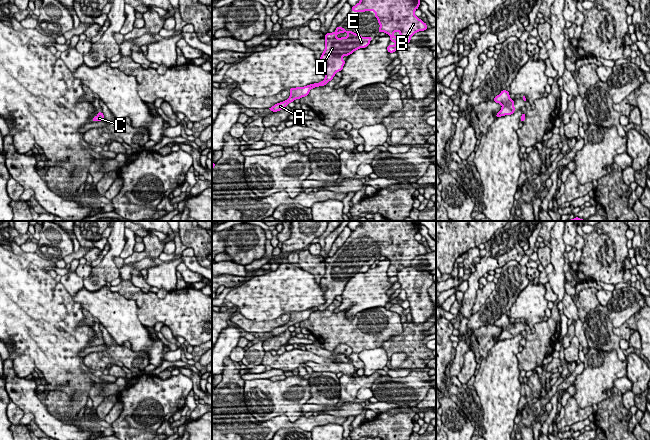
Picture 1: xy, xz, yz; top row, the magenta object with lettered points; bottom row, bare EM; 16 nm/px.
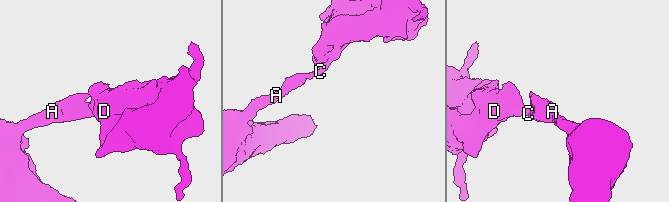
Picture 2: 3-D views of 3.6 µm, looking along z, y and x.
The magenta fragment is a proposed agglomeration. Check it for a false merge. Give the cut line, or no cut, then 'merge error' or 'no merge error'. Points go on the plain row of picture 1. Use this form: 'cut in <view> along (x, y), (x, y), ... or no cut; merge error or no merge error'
no cut; no merge error

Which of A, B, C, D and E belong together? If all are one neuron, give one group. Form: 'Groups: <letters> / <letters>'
Groups: A B C D E

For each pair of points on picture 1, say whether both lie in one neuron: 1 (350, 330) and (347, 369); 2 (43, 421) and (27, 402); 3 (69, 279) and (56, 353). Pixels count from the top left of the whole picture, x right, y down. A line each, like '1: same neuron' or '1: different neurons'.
1: different neurons
2: same neuron
3: different neurons

